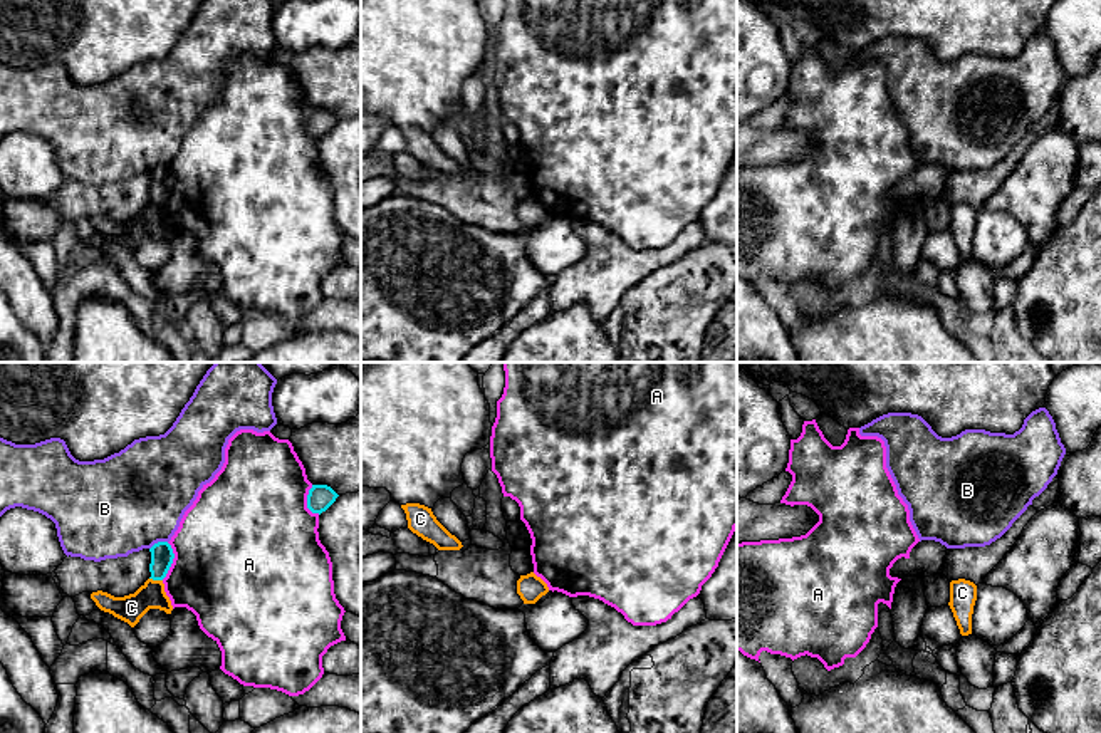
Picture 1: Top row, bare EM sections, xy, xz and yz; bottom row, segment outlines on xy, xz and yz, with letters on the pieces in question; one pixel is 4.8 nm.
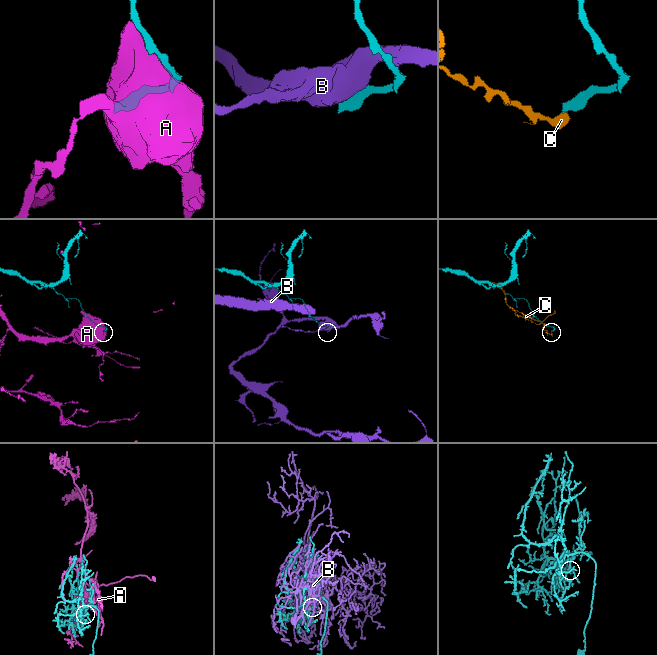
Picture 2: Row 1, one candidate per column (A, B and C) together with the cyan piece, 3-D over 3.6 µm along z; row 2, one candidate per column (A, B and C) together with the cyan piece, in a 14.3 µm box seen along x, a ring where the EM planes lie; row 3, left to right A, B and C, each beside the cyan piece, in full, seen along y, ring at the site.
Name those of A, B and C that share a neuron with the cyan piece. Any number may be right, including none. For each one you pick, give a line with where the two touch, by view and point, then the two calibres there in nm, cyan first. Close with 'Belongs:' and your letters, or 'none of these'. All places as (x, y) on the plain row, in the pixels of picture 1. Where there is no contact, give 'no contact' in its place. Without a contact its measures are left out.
Belongs: none of these

